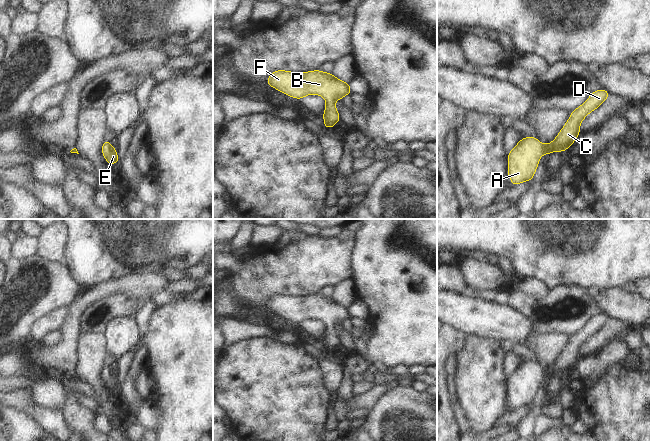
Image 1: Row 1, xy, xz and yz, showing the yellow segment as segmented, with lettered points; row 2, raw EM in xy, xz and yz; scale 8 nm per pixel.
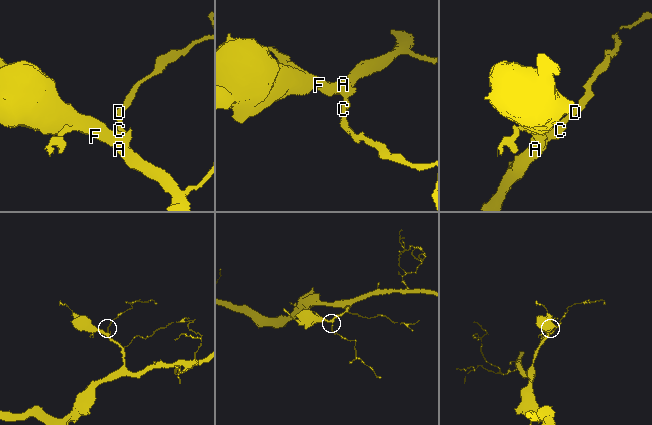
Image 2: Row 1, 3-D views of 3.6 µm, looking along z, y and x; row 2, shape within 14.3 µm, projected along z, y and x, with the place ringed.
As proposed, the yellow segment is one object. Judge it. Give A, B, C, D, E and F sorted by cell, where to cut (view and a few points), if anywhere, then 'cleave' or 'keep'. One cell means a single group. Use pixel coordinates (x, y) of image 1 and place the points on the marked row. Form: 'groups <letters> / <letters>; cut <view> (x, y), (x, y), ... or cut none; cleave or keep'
groups A B C D E F; cut none; keep

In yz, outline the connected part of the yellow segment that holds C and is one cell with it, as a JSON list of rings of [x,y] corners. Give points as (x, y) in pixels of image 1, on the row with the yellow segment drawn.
[[[604,89],[595,90],[582,105],[572,111],[561,131],[549,144],[541,143],[536,137],[520,139],[508,153],[508,177],[512,186],[533,179],[543,154],[568,150],[580,134],[580,124],[584,118],[604,103],[609,95]]]

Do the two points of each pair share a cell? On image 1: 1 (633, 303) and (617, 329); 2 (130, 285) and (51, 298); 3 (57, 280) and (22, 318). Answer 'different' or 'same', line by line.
1: different
2: different
3: same

